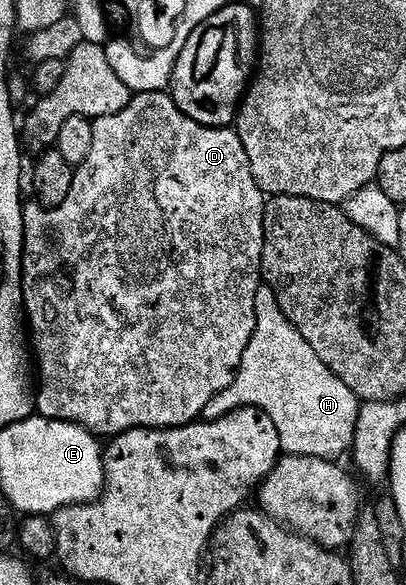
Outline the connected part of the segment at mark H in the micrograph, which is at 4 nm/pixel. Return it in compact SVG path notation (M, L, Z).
M260 284L257 291L257 323L253 339L249 339L249 347L243 356L241 367L229 387L221 391L205 407L203 417L208 421L215 421L219 417L231 413L234 409L243 409L247 405L254 405L257 409L263 409L273 419L277 427L277 435L281 435L281 447L283 453L293 457L316 457L317 459L339 459L339 456L350 454L351 444L355 438L357 427L357 415L361 404L355 392L334 373L330 367L309 347L309 343L293 327L293 323L281 311L279 300L275 298L270 285Z

